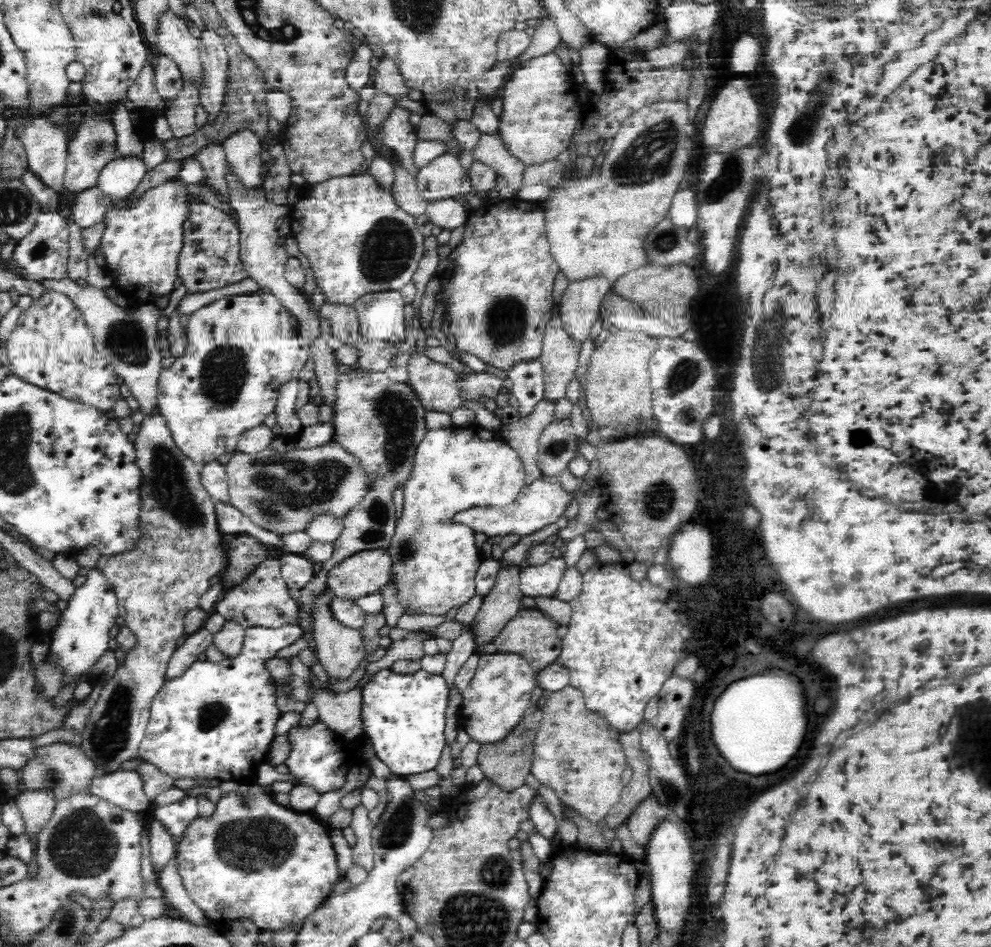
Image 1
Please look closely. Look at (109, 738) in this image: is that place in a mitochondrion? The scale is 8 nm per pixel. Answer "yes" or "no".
yes

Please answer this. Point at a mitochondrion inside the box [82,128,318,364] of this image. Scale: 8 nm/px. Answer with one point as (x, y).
(97, 147)

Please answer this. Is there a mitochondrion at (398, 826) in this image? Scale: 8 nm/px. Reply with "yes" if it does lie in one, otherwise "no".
yes

